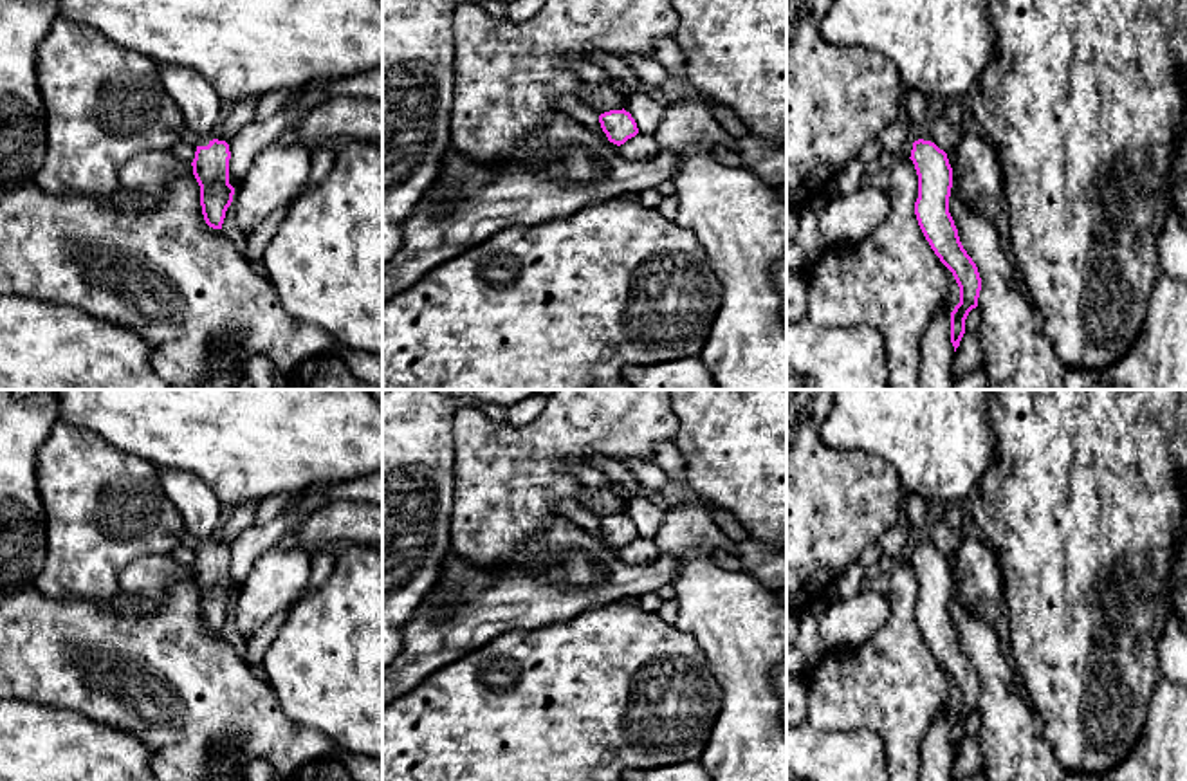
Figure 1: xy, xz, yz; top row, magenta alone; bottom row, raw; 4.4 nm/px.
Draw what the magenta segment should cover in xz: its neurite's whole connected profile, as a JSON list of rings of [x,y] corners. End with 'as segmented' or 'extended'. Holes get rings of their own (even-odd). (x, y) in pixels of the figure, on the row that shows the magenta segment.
[[[624,108],[601,114],[599,123],[608,141],[617,146],[639,133],[635,119]]]; as segmented

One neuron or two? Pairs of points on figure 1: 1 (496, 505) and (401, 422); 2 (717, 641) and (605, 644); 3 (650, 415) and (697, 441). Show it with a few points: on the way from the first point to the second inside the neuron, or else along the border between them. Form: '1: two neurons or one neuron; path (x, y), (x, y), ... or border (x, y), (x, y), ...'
1: two neurons; border (453, 424), (455, 491), (451, 509)
2: two neurons; border (673, 624), (695, 641), (715, 679)
3: two neurons; border (671, 408), (677, 419), (675, 441)

